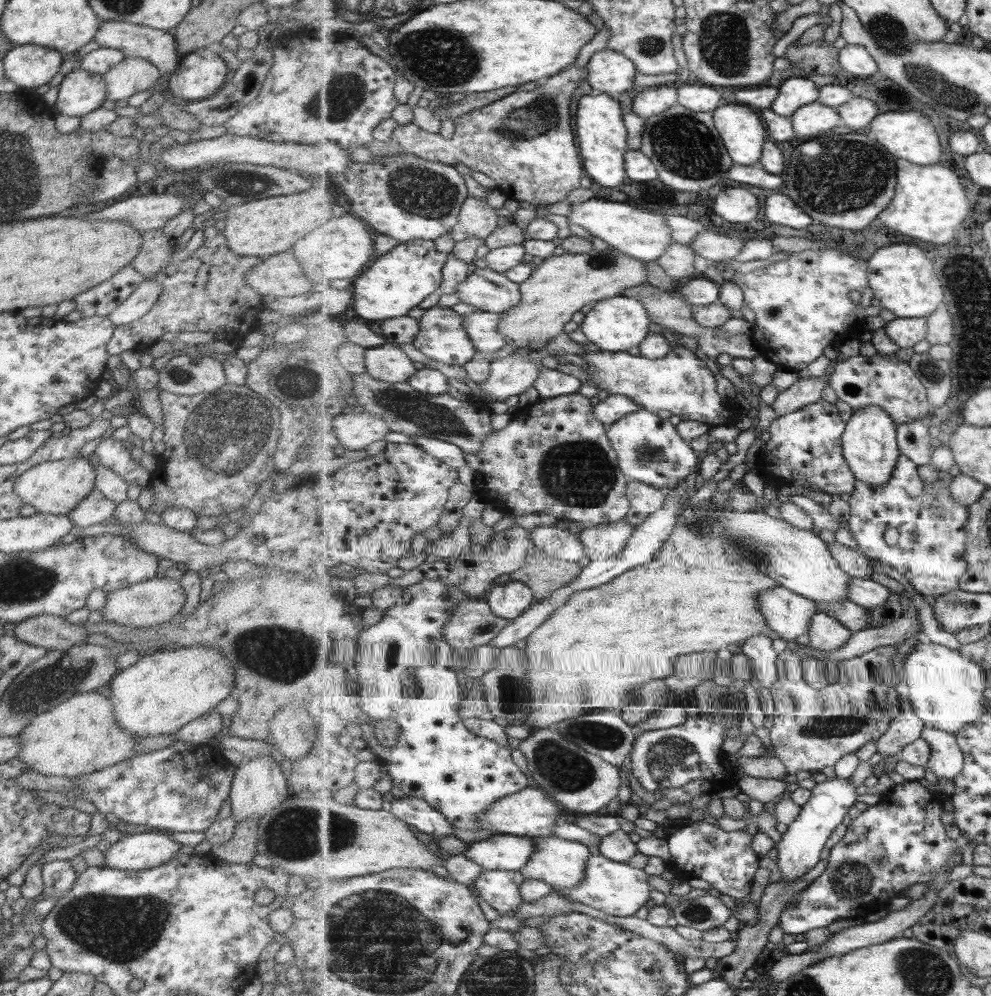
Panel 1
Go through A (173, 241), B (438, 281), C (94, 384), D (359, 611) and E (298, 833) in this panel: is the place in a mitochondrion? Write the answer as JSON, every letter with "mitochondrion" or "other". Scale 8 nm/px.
{"A":"other","B":"other","C":"other","D":"other","E":"mitochondrion"}

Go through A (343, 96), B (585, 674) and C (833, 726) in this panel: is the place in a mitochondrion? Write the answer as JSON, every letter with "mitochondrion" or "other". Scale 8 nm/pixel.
{"A":"mitochondrion","B":"other","C":"mitochondrion"}

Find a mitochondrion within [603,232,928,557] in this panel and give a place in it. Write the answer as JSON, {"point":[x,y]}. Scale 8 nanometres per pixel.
{"point":[646,452]}

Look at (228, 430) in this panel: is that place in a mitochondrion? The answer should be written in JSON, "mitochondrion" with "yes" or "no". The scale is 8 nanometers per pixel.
{"mitochondrion":"yes"}

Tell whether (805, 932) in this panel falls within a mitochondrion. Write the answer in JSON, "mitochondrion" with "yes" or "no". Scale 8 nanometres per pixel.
{"mitochondrion":"no"}

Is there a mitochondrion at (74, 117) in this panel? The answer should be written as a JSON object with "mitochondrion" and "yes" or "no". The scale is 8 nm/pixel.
{"mitochondrion":"no"}

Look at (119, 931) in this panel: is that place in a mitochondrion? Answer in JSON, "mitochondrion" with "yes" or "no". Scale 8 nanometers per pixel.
{"mitochondrion":"yes"}

